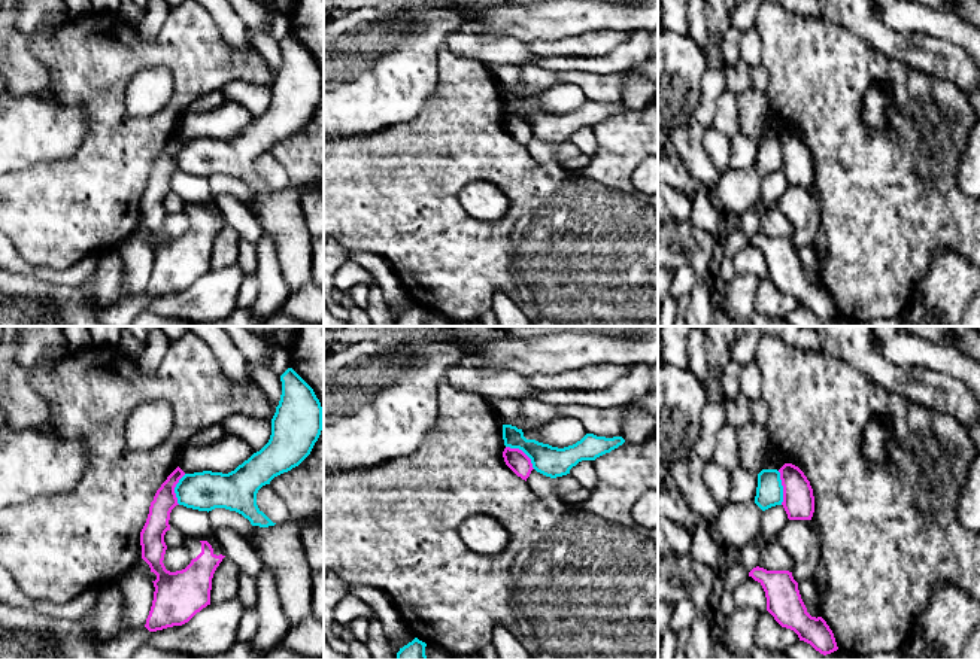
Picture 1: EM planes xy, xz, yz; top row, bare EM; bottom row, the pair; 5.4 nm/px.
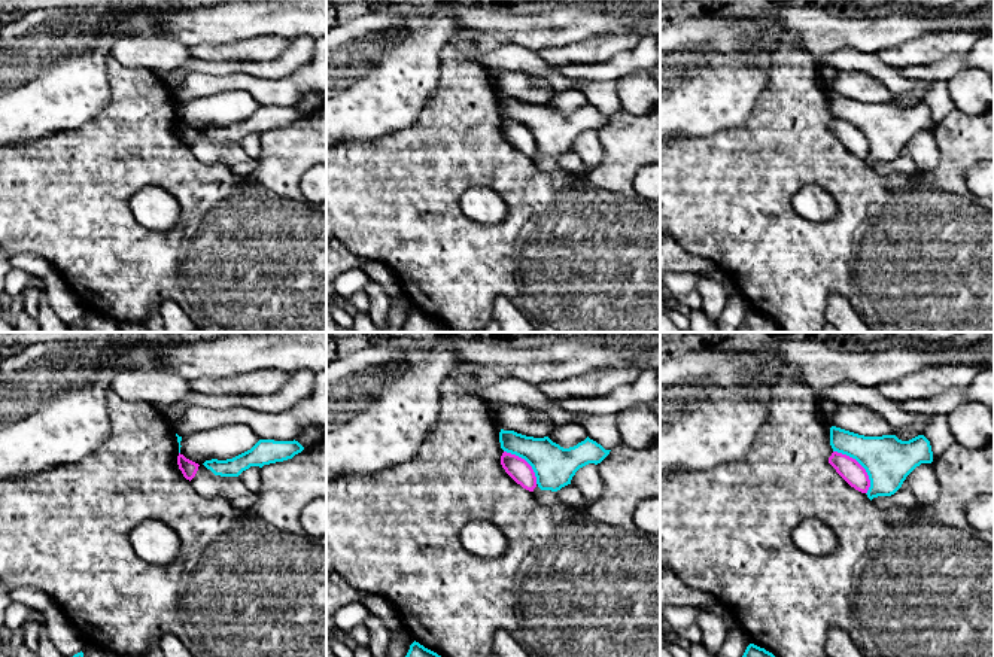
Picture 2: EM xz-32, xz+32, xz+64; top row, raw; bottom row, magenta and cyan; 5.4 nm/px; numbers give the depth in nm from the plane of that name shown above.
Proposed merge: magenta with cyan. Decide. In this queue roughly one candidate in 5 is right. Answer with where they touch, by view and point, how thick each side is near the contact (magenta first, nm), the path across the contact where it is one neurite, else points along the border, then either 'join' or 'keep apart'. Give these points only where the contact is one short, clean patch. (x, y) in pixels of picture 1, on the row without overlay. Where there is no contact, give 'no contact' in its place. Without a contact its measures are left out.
meets magenta in xz at (522, 118); 110 nm thick on the magenta side, 160 nm on the other; border along xz (506, 112), (519, 115), (534, 134); keep apart

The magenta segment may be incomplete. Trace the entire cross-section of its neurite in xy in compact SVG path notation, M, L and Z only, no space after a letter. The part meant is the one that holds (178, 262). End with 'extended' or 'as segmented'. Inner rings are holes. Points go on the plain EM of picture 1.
M178 133L157 156L140 198L142 225L157 241L155 258L145 293L149 298L188 289L197 279L210 271L212 244L225 223L219 209L210 200L206 206L188 204L191 229L176 238L166 235L167 216L164 201L170 197L170 179L179 171L175 153L185 139Z; extended

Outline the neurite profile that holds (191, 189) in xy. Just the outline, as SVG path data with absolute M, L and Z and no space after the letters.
M176 171L170 179L170 197L176 197L185 206L201 203L203 207L213 198L209 179Z

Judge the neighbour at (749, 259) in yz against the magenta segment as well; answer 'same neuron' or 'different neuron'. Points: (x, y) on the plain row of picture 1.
different neuron

